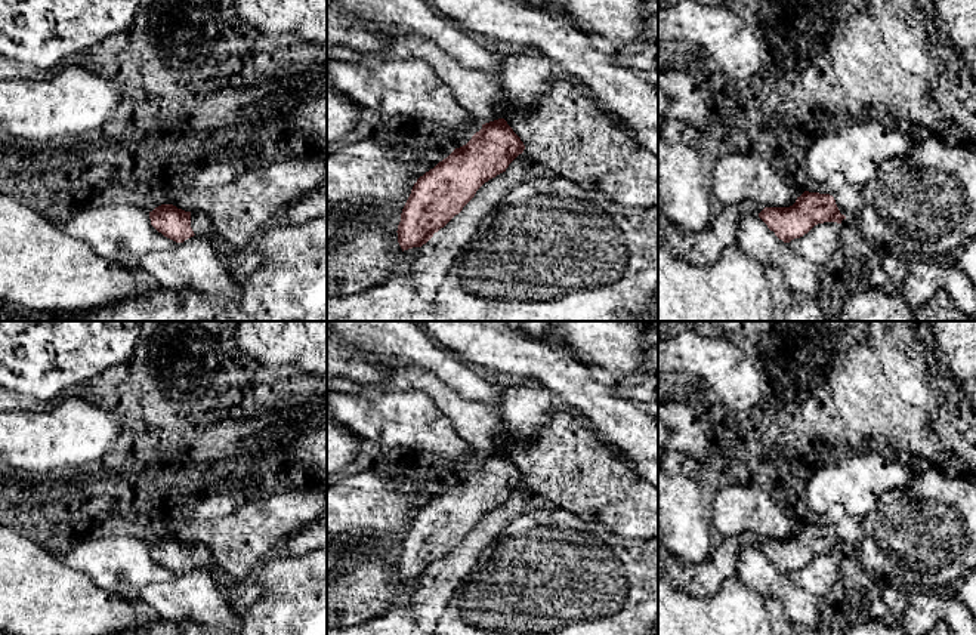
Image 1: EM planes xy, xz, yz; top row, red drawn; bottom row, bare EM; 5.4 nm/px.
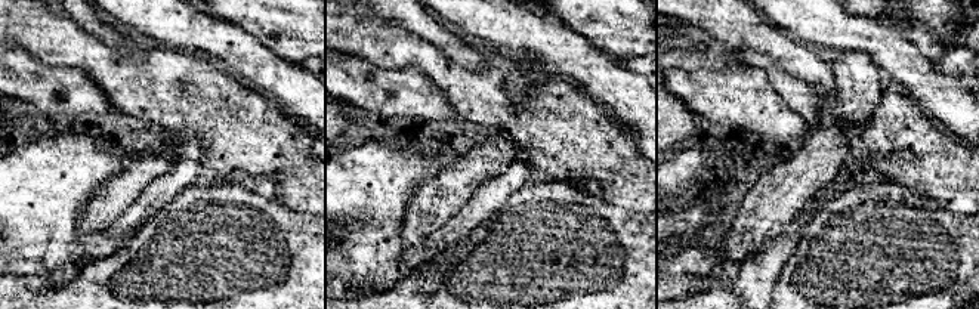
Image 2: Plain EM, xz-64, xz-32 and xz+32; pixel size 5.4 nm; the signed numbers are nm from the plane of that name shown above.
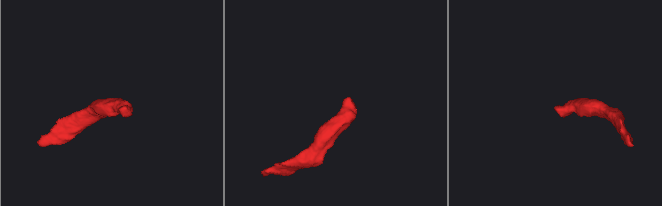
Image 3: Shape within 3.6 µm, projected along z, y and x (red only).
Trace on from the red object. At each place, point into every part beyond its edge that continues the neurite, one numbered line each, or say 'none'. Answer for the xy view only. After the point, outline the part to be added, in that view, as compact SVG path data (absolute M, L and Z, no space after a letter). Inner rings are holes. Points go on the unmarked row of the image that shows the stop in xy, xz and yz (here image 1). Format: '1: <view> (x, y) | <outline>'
1: xy (201, 557) | M198 542L191 543L191 560L195 567L211 568L213 565L216 565L209 548Z

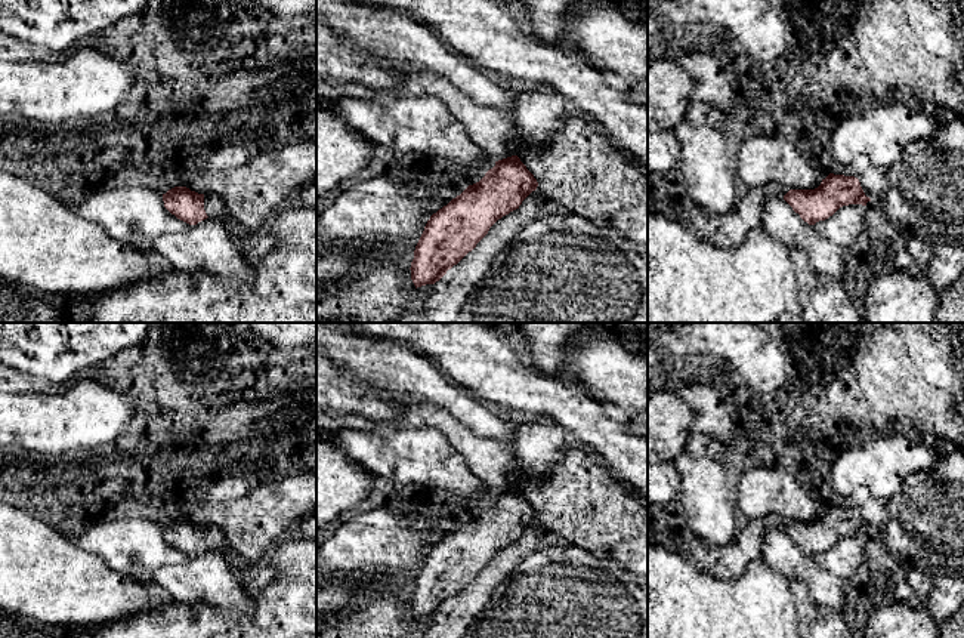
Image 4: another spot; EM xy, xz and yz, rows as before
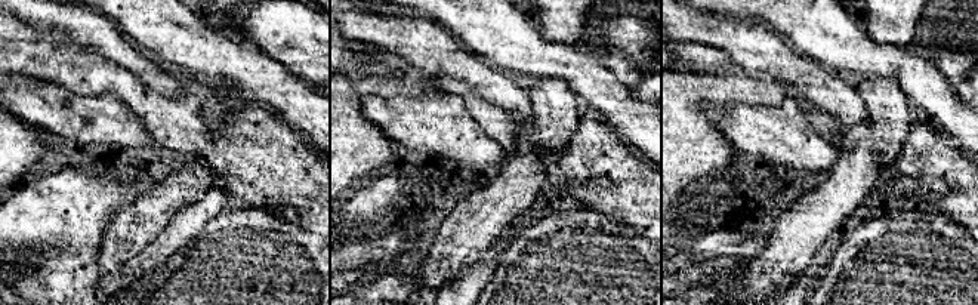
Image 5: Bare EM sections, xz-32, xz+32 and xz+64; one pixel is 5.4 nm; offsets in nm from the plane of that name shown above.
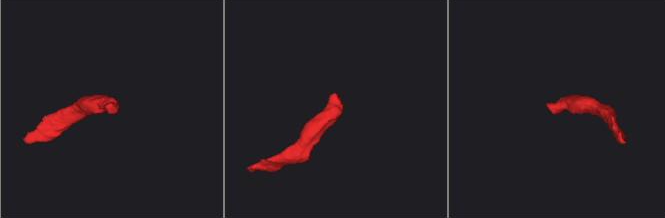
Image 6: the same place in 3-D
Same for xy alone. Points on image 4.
1: xy (215, 539) | M211 524L204 525L204 542L208 549L225 551L226 548L229 548L222 530Z

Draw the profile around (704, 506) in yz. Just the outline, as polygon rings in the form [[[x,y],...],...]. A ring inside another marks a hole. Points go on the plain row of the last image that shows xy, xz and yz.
[[[690,432],[685,449],[673,462],[680,475],[673,520],[705,546],[723,548],[736,537],[736,506],[724,466],[708,456],[707,446],[704,434]]]

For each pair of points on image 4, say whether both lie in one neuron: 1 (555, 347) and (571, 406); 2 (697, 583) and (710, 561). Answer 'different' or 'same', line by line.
1: different
2: different

